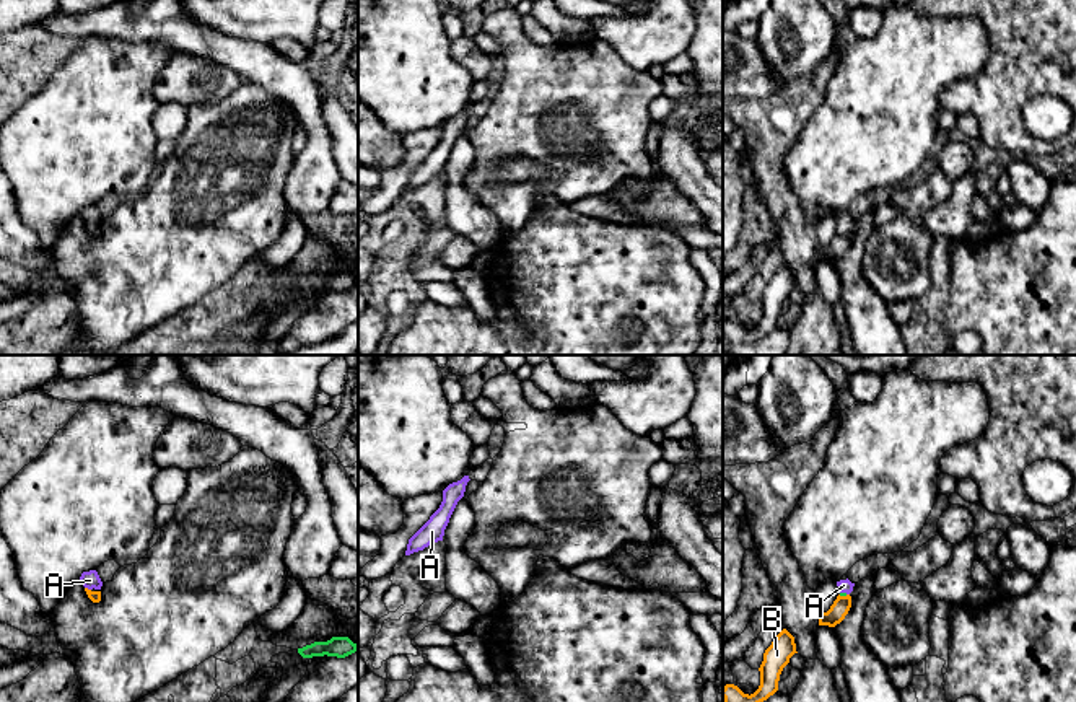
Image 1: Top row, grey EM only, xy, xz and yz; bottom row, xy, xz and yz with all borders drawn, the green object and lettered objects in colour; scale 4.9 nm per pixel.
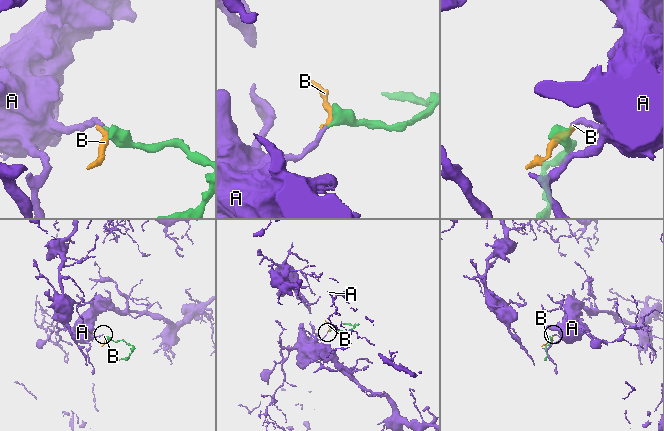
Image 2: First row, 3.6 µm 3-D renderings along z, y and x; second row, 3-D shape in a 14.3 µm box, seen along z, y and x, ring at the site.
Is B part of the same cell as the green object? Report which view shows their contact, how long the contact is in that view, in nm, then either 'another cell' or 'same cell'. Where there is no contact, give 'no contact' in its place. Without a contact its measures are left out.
contact in yz; length 50 nm; another cell

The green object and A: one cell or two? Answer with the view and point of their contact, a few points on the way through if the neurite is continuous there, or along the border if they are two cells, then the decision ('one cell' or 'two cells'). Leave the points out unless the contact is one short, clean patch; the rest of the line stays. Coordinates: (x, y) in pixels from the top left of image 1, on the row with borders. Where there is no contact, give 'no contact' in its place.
contact yz (844, 593); way yz (840, 593), (844, 593), (844, 585); one cell

